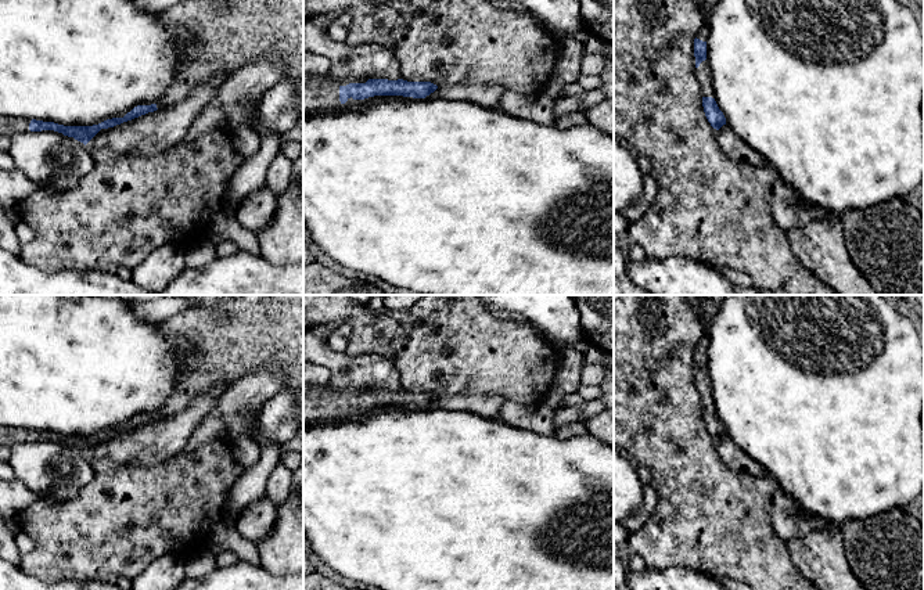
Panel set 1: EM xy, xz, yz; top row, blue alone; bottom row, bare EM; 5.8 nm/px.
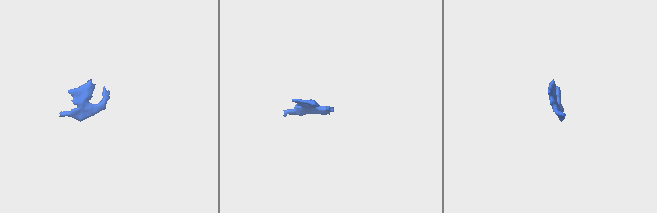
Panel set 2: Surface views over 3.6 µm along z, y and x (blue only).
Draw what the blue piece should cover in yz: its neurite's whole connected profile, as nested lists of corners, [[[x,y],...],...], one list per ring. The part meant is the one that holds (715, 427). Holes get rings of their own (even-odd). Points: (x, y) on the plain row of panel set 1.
[[[705,334],[697,348],[694,349],[694,367],[695,367],[695,386],[698,389],[698,393],[701,396],[702,403],[702,417],[705,427],[711,436],[716,440],[719,440],[723,435],[726,435],[726,428],[723,422],[719,420],[715,404],[712,399],[712,385],[709,379],[709,371],[707,367],[707,348],[708,348],[709,339]]]

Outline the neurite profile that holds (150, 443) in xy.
[[[227,385],[197,395],[183,411],[148,422],[114,438],[101,439],[87,454],[91,460],[151,465],[180,453],[195,428],[219,403]]]

